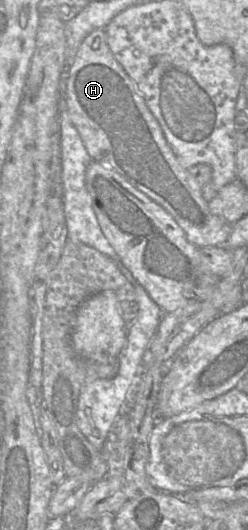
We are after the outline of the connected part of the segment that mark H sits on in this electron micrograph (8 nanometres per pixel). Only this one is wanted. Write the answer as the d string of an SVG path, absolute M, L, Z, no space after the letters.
M105 28L90 32L75 54L66 82L66 109L92 160L120 174L132 186L163 207L193 245L199 248L223 247L231 233L232 224L211 213L208 202L203 197L204 186L181 164L168 144L158 121L147 107L134 81L109 49Z

